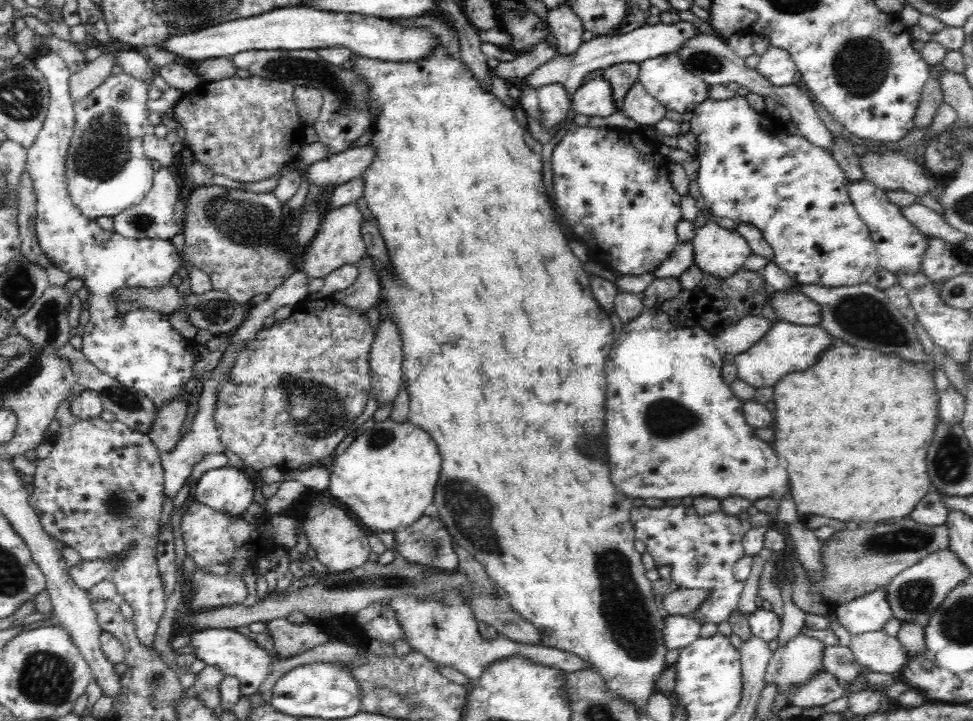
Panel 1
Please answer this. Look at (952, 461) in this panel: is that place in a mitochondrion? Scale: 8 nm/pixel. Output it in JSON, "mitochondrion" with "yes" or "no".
{"mitochondrion":"yes"}

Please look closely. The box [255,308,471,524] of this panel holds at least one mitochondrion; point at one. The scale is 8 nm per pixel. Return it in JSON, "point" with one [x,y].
{"point":[380,438]}

